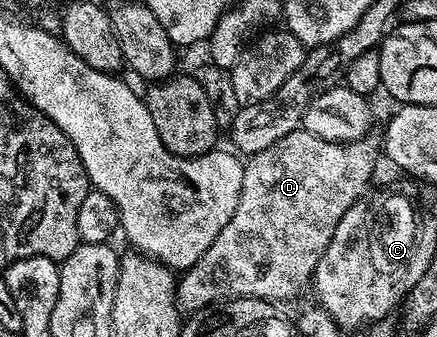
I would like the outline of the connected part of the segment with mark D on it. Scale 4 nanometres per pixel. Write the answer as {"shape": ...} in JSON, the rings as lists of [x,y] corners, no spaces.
{"shape":[[[297,130],[286,134],[286,138],[278,138],[274,146],[251,153],[242,174],[238,206],[234,214],[230,214],[230,222],[222,226],[218,238],[210,242],[206,254],[202,254],[202,258],[198,258],[198,262],[194,262],[194,266],[187,268],[179,277],[175,291],[176,304],[184,312],[192,312],[188,314],[196,314],[215,305],[216,296],[220,296],[221,301],[245,296],[281,302],[294,299],[307,284],[309,287],[322,254],[326,254],[326,246],[330,246],[330,238],[334,238],[338,222],[342,222],[342,214],[346,214],[346,210],[350,210],[350,206],[354,206],[354,202],[369,191],[368,183],[376,168],[376,155],[379,157],[382,152],[381,141],[374,137],[369,134],[362,140],[340,144],[337,140],[323,140],[309,132]]]}

